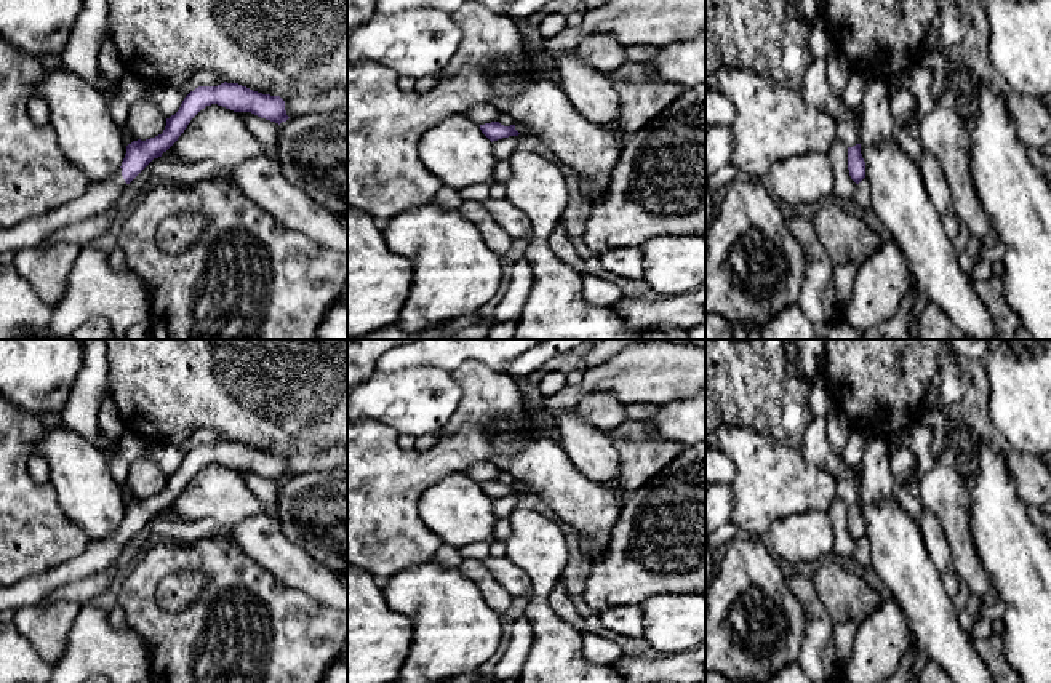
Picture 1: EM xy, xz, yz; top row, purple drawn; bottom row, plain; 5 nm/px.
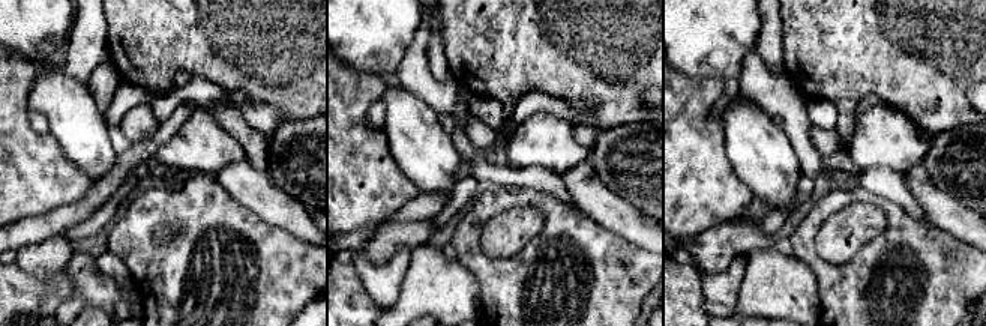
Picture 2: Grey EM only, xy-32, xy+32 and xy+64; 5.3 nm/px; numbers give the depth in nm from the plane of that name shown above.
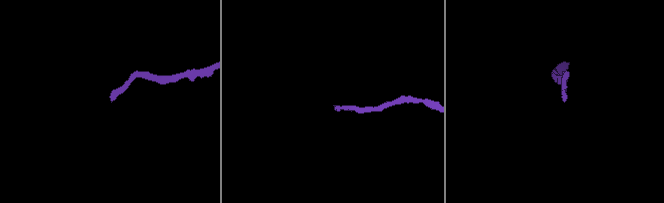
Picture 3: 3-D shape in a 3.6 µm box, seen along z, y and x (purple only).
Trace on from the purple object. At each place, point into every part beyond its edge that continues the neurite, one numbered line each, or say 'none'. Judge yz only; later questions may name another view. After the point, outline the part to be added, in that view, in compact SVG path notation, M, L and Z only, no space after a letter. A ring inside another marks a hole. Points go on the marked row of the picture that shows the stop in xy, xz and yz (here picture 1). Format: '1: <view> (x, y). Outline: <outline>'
none

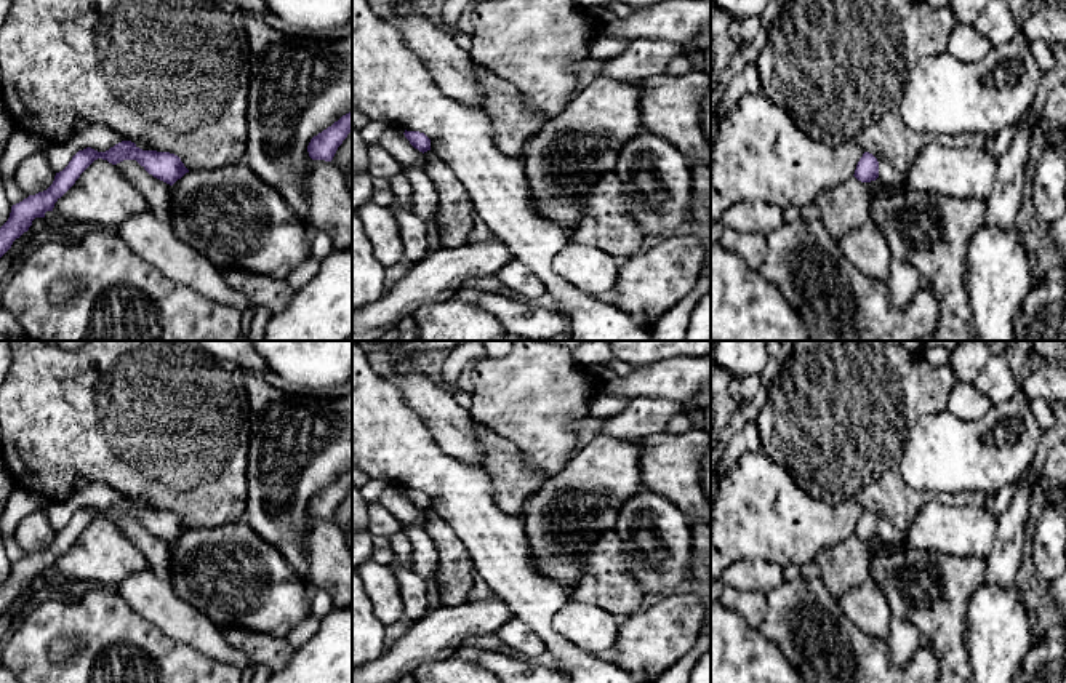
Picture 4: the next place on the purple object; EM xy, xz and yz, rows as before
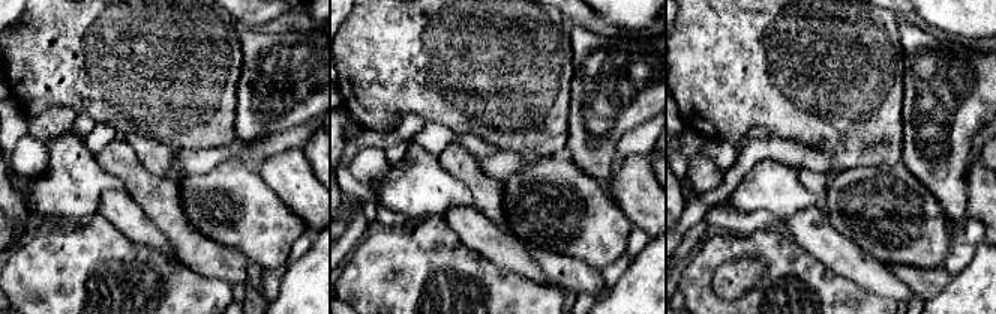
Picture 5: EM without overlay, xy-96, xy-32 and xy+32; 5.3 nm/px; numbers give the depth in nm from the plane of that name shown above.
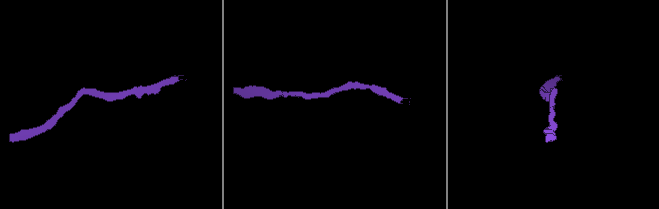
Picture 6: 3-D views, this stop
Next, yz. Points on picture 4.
none

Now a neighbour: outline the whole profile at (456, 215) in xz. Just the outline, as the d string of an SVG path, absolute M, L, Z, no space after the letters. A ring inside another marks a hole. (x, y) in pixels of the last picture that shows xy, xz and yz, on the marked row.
M432 150L424 152L424 171L439 195L442 248L467 245L475 211L466 190L455 173Z

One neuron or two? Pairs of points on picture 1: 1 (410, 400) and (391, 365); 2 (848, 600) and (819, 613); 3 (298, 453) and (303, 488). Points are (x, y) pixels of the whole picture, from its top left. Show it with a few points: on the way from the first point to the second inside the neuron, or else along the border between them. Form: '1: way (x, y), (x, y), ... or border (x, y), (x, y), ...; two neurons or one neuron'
1: border (431, 365), (376, 371); two neurons
2: border (811, 579), (816, 595), (834, 623); two neurons
3: border (330, 469), (293, 474), (290, 477); two neurons

